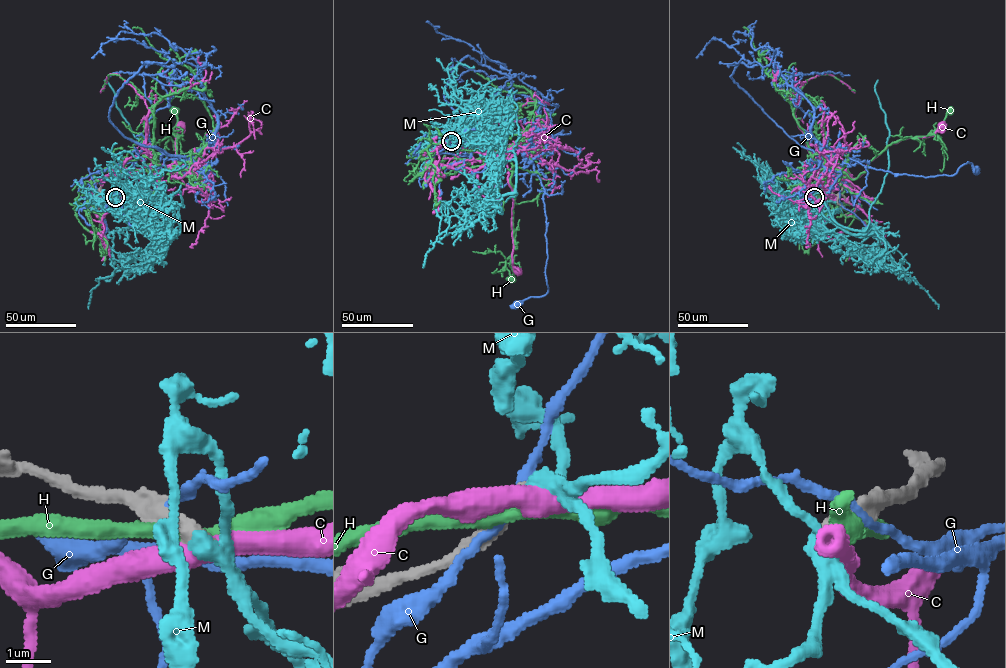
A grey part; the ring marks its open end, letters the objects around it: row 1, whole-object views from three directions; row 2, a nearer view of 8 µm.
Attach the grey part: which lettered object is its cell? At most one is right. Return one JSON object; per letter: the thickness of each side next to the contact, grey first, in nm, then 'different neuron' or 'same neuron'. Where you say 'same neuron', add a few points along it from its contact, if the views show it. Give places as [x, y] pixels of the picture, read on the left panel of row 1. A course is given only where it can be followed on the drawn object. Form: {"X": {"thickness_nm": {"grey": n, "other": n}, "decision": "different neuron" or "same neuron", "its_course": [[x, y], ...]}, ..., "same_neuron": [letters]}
{"C": {"thickness_nm": {"grey": 400, "other": 480}, "decision": "different neuron"}, "G": {"thickness_nm": {"grey": 360, "other": 180}, "decision": "different neuron"}, "H": {"thickness_nm": {"grey": 500, "other": 360}, "decision": "different neuron"}, "M": {"thickness_nm": {"grey": 400, "other": 320}, "decision": "same neuron", "its_course": [[115, 197], [123, 203], [149, 197], [176, 202], [180, 230], [152, 159], [104, 80]]}, "same_neuron": ["M"]}

